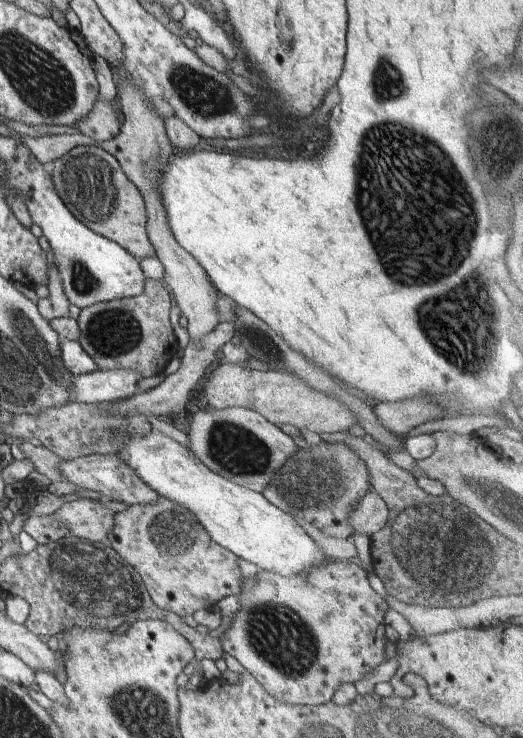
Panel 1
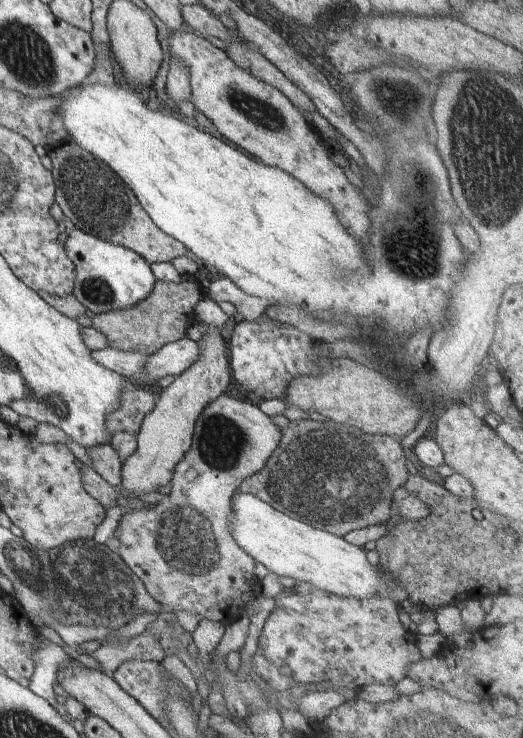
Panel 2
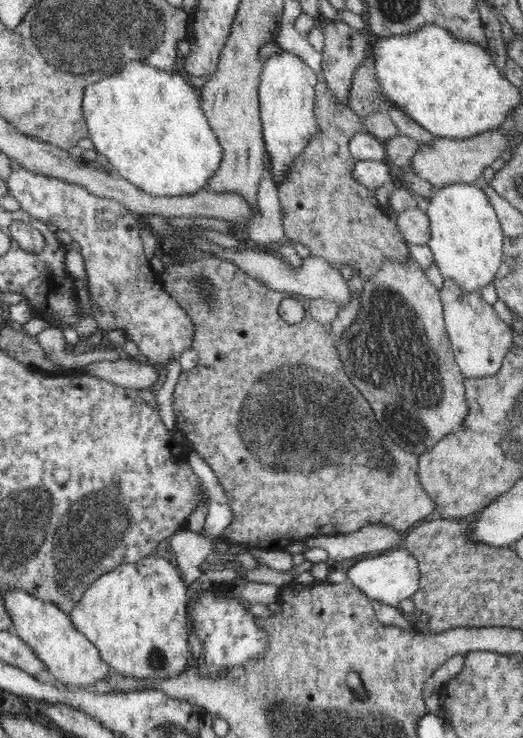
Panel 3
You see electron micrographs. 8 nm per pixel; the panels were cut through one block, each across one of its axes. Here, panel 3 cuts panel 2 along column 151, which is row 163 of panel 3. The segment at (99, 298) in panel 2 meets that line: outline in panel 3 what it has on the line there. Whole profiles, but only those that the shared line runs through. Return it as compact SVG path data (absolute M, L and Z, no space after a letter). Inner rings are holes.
M283 49L274 54L272 58L268 58L263 63L260 73L259 82L259 111L260 120L262 123L262 136L265 144L265 149L267 150L268 156L270 158L270 173L266 175L272 179L277 187L286 180L286 174L289 173L290 168L293 166L298 154L302 150L306 149L312 134L316 132L316 115L315 115L315 86L320 81L320 76L314 73L306 63L304 63L296 55L283 51Z

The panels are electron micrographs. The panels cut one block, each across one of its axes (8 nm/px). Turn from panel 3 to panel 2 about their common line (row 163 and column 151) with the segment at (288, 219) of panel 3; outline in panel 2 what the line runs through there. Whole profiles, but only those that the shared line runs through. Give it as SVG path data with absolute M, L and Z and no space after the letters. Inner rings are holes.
M194 275L182 278L180 284L157 280L153 292L131 308L99 313L92 326L103 333L113 349L137 351L150 357L165 345L187 337L188 324L194 320L195 307L205 297Z

